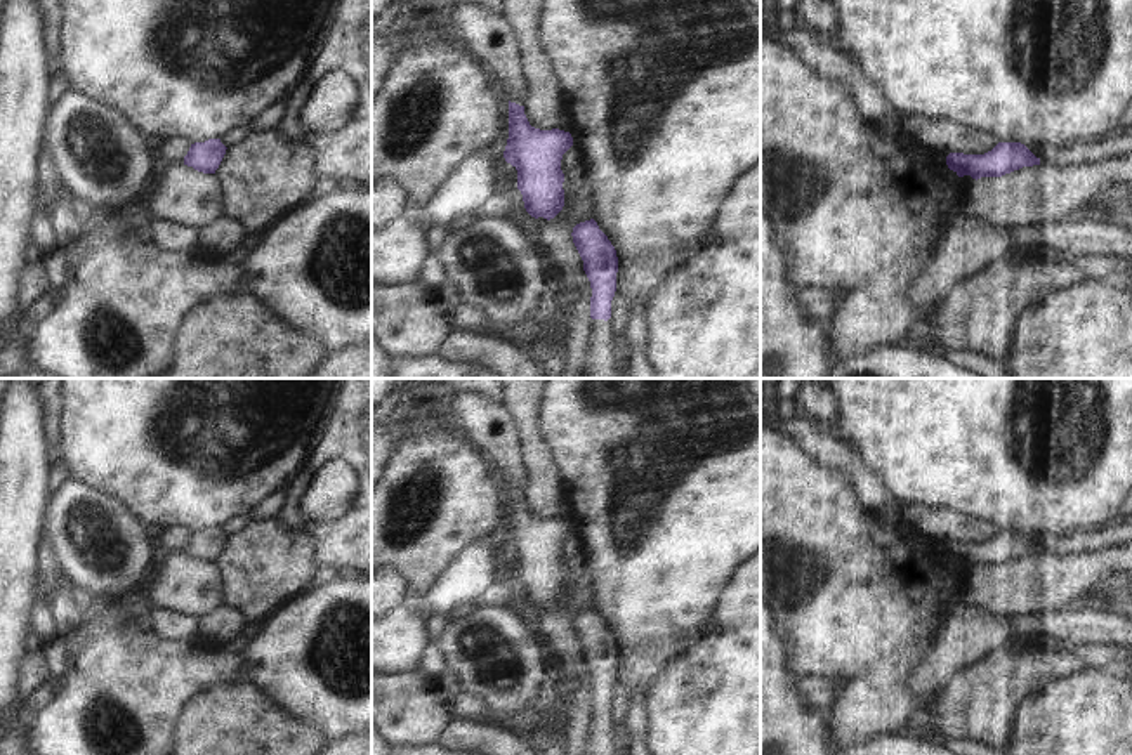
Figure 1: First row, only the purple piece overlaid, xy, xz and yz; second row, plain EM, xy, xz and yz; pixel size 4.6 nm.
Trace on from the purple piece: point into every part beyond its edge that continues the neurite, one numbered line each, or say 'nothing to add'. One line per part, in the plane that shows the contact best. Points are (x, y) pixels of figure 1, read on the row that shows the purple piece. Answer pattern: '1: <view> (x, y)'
nothing to add.

